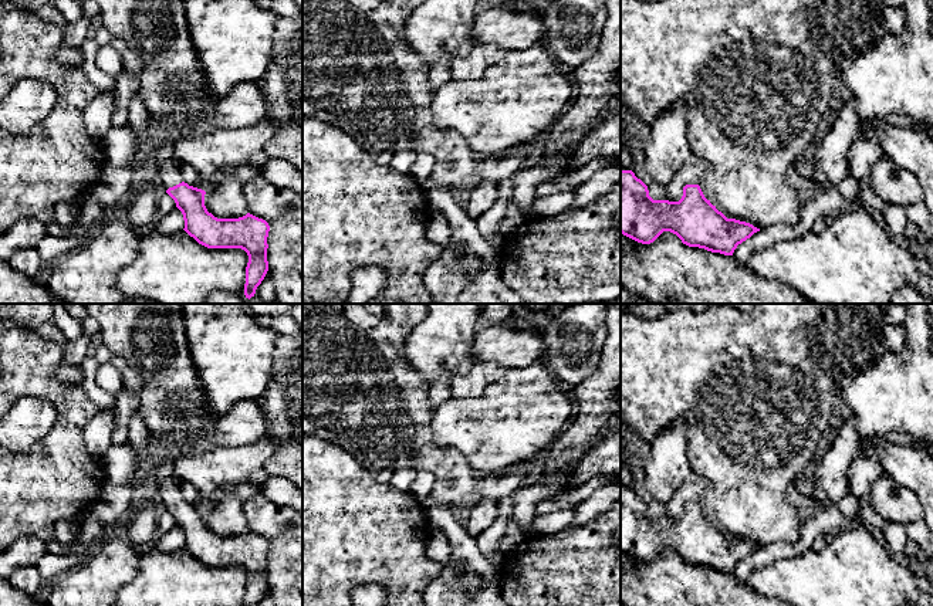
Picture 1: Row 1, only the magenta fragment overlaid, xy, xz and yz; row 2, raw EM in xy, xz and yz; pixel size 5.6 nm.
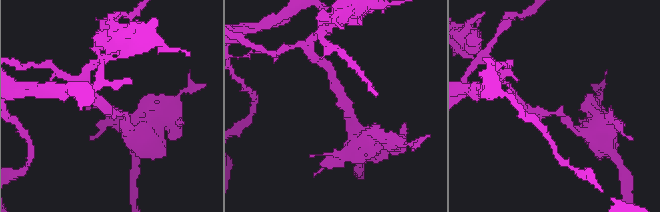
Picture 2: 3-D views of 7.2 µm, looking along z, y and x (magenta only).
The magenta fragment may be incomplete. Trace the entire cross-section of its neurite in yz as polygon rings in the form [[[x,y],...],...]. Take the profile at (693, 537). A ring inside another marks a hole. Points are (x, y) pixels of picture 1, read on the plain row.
[[[621,488],[621,551],[638,561],[650,562],[663,549],[676,552],[689,565],[733,573],[737,563],[760,546],[746,539],[727,536],[704,515],[699,502],[686,502],[679,519],[653,518],[648,504],[632,488]]]

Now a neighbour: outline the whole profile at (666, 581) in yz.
[[[663,549],[653,561],[642,562],[621,551],[621,603],[623,606],[790,606],[737,582],[733,573],[689,565]]]

